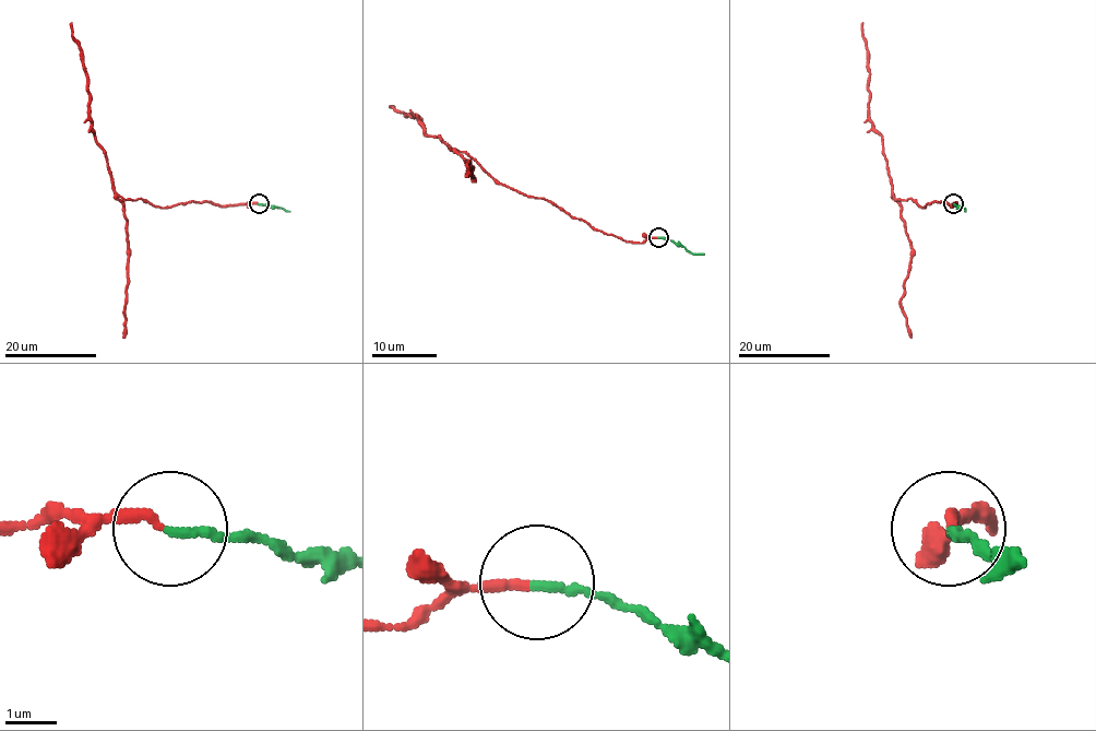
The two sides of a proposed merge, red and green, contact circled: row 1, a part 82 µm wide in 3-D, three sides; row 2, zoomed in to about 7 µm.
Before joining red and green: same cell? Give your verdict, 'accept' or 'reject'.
accept

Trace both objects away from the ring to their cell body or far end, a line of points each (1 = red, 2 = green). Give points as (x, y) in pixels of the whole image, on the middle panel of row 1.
1: (657, 237), (627, 243), (544, 198), (519, 193), (463, 152), (427, 136), (417, 117), (391, 107)
2: (659, 237), (679, 243), (690, 252), (703, 254)

